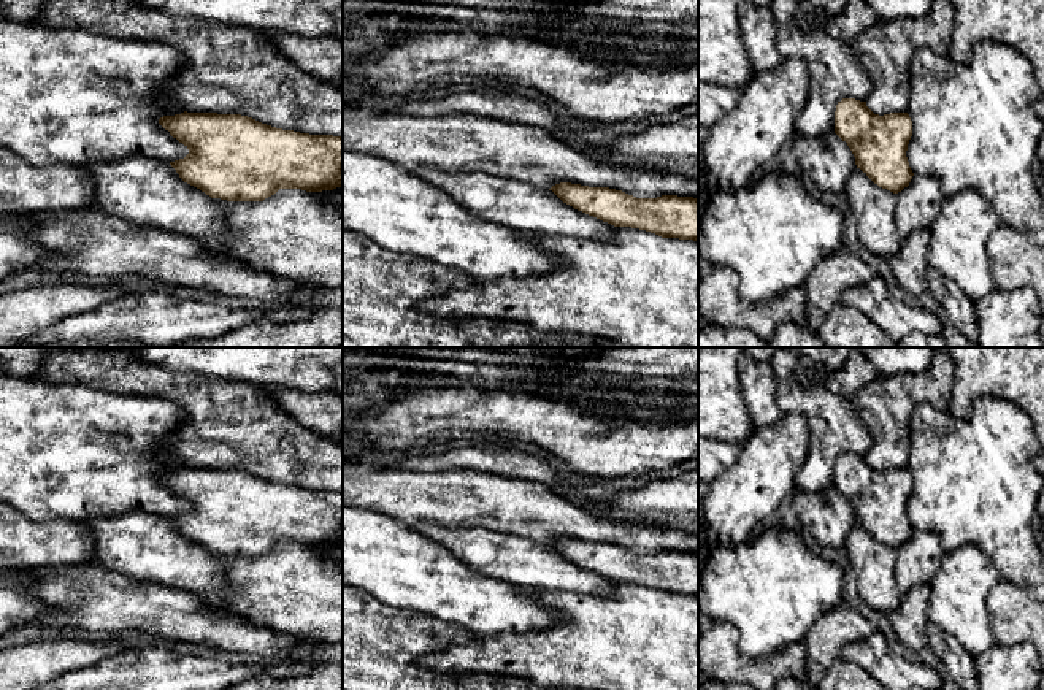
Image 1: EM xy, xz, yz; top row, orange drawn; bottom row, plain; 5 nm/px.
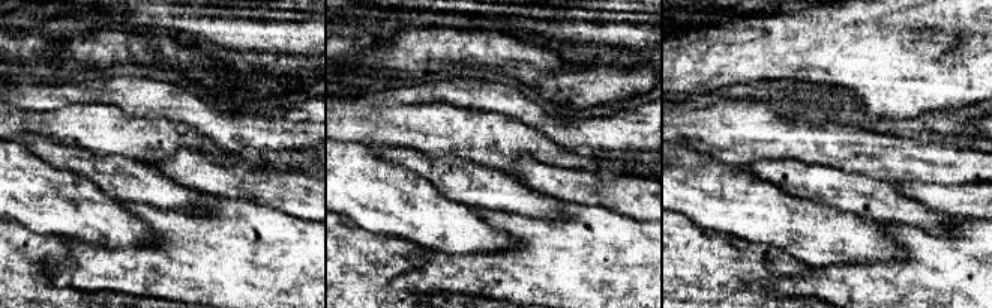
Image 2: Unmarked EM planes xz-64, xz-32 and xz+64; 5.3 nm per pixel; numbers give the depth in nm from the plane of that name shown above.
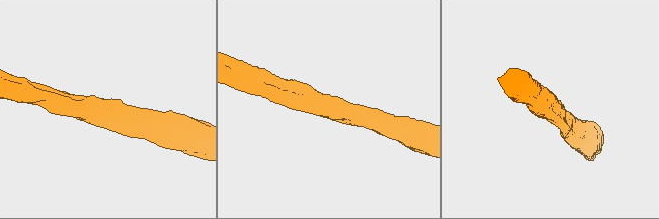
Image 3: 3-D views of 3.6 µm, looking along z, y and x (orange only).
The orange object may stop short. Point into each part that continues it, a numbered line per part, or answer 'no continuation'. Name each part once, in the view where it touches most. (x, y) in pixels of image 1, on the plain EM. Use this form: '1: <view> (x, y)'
no continuation

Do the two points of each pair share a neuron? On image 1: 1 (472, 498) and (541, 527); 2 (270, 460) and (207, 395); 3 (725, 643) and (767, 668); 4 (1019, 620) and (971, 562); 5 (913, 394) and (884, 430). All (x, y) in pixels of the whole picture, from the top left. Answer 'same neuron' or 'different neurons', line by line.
1: same neuron
2: same neuron
3: same neuron
4: different neurons
5: same neuron

